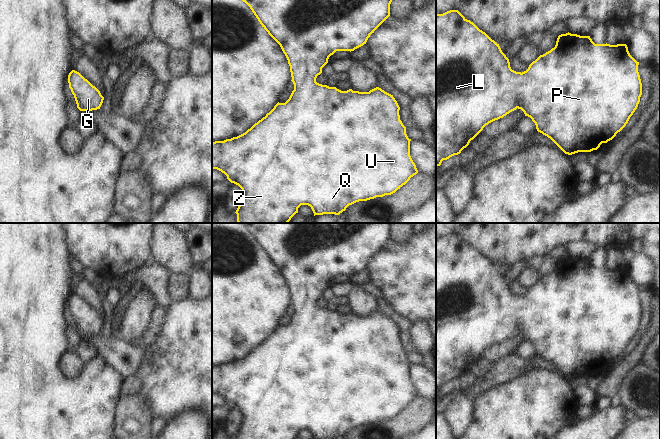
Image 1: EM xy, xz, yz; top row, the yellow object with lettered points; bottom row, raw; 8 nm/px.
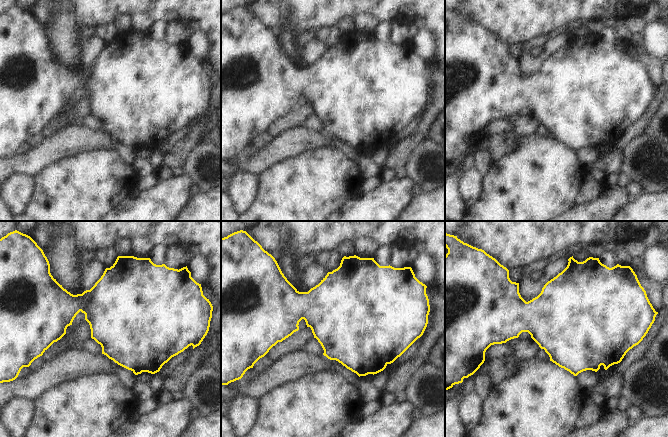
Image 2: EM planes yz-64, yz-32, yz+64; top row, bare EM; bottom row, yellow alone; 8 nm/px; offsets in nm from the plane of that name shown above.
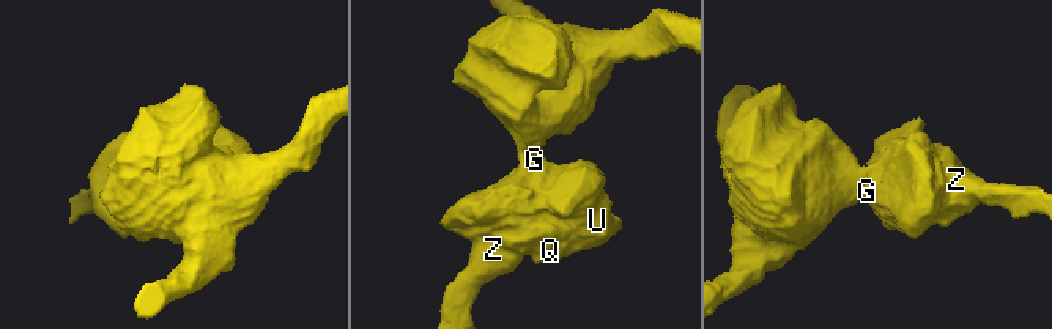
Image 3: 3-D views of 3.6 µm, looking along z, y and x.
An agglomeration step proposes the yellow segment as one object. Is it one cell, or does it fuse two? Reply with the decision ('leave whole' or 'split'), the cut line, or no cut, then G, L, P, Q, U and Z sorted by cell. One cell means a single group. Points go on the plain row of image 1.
leave whole; cut none; groups G L P Q U Z

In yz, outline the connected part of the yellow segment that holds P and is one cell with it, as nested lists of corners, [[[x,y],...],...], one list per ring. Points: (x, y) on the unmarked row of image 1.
[[[450,234],[443,238],[436,238],[436,390],[443,384],[458,379],[466,372],[489,347],[503,342],[510,336],[521,333],[536,349],[538,356],[550,362],[565,378],[572,379],[578,376],[591,376],[597,374],[602,367],[612,364],[628,347],[640,326],[642,307],[638,296],[637,286],[629,277],[626,268],[595,268],[590,260],[577,258],[561,258],[556,269],[550,275],[540,279],[524,296],[511,293],[509,283],[502,276],[499,268],[492,264],[485,256],[480,254],[473,246],[467,244],[458,234]]]

